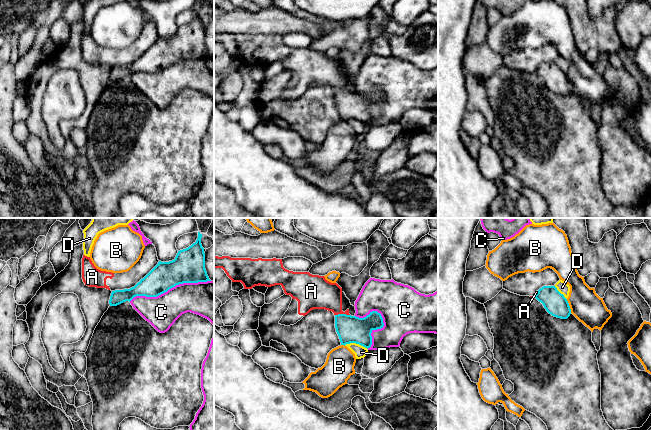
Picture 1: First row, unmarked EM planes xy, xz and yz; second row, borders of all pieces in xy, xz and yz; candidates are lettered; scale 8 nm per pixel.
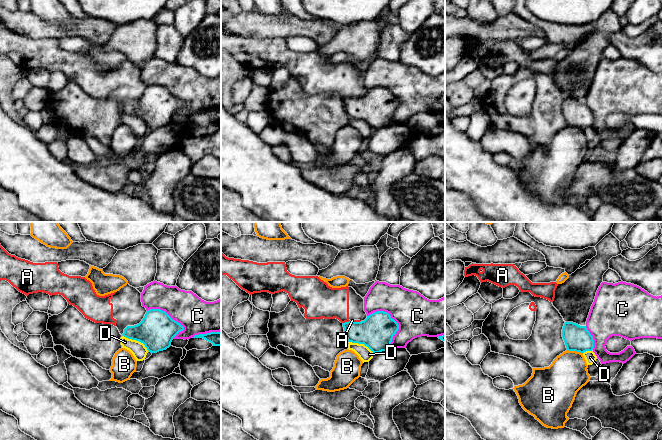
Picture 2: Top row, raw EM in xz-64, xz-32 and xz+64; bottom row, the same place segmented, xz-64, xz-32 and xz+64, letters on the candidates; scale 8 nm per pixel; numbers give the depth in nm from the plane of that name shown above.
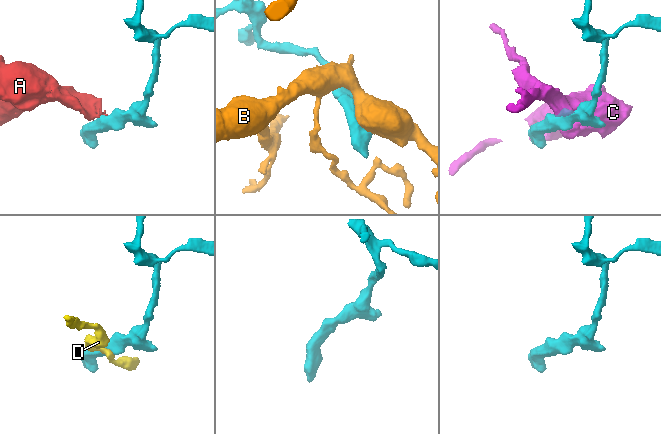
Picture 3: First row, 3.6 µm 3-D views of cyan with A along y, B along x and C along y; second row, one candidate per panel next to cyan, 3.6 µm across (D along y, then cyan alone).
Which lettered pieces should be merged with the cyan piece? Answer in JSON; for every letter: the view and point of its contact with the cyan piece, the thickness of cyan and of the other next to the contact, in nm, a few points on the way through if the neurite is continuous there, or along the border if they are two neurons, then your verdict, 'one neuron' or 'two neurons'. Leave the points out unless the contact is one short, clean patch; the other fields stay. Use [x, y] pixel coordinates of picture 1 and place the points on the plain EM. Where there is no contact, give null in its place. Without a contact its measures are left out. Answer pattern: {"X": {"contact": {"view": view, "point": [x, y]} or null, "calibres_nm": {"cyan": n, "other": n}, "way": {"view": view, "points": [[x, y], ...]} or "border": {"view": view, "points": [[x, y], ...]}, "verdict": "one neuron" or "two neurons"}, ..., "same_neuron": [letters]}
{"A": {"contact": {"view": "xz", "point": [342, 90]}, "calibres_nm": {"cyan": 220, "other": 240}, "border": {"view": "xz", "points": [[349, 90], [335, 91]]}, "verdict": "two neurons"}, "B": {"contact": {"view": "yz", "point": [569, 82]}, "calibres_nm": {"cyan": 180, "other": 240}, "verdict": "two neurons"}, "C": {"contact": {"view": "xy", "point": [169, 64]}, "calibres_nm": {"cyan": 260, "other": 260}, "verdict": "two neurons"}, "D": {"contact": {"view": "xz", "point": [356, 119]}, "calibres_nm": {"cyan": 220, "other": 100}, "border": {"view": "xz", "points": [[344, 121], [358, 119], [367, 125]]}, "verdict": "two neurons"}, "same_neuron": []}

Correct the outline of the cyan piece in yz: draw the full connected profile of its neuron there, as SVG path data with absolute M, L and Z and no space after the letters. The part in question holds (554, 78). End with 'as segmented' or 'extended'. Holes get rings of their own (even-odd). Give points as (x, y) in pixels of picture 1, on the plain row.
M543 62L534 73L541 78L546 87L554 93L567 95L571 90L567 75L555 62Z; as segmented

